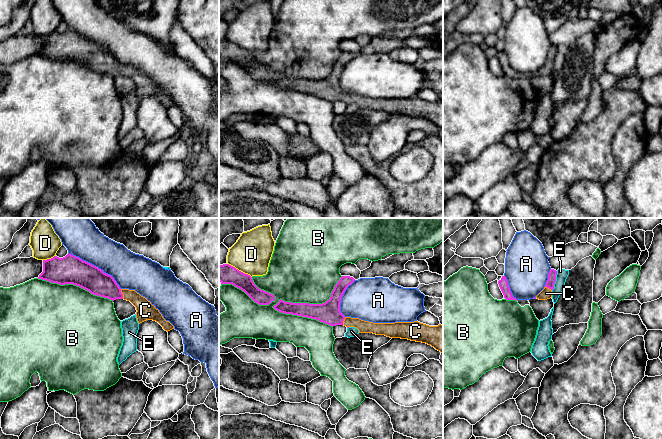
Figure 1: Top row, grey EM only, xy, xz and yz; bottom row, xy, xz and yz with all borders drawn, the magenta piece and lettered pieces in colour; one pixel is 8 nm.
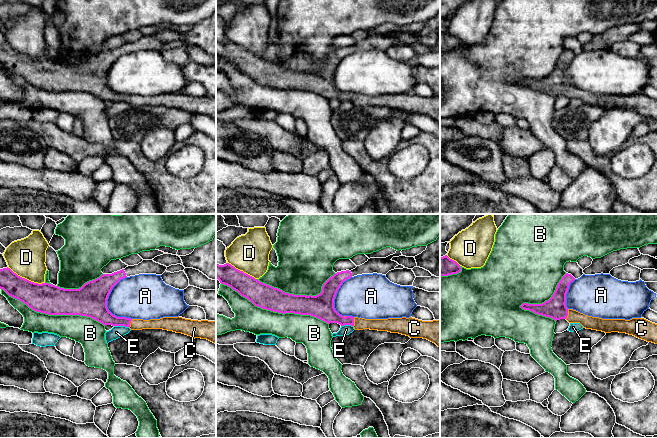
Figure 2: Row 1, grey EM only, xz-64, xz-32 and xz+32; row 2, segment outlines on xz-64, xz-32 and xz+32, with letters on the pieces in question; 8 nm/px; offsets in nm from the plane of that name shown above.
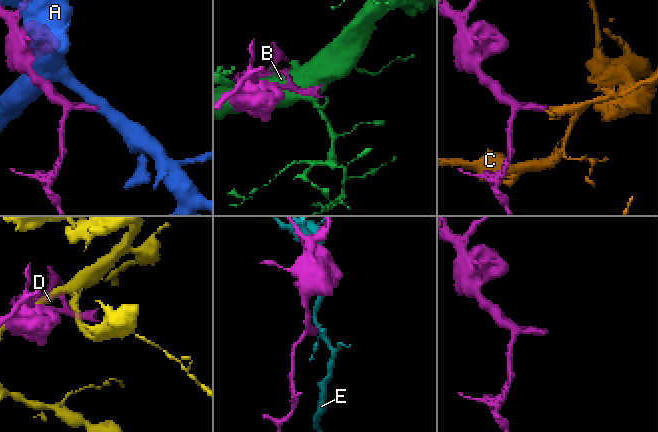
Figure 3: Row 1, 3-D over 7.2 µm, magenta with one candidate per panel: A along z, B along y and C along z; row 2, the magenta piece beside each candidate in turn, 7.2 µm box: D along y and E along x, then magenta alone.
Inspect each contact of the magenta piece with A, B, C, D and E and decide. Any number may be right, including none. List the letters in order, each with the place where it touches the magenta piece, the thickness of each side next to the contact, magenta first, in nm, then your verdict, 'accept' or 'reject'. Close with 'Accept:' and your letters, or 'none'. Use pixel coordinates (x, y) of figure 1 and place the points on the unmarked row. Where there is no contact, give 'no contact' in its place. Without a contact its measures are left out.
A: xy (95, 42) | 220/280 nm | reject
B: xz (311, 80) | 180/480 nm | reject
C: xy (122, 70) | 200/140 nm | accept
D: xz (238, 46) | 160/320 nm | reject
E: yz (555, 56) | 70/90 nm | reject
Accept: C

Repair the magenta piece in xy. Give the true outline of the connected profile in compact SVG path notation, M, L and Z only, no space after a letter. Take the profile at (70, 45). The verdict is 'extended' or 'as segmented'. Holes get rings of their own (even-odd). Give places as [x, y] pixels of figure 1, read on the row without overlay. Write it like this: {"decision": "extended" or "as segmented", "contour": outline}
{"decision": "extended", "contour": "M69 29L63 34L54 32L43 36L43 48L38 55L60 61L73 60L93 71L112 77L116 75L130 77L136 83L136 94L139 100L146 96L153 96L167 108L174 105L174 102L163 94L159 86L147 74L135 66L121 65L111 51Z"}

